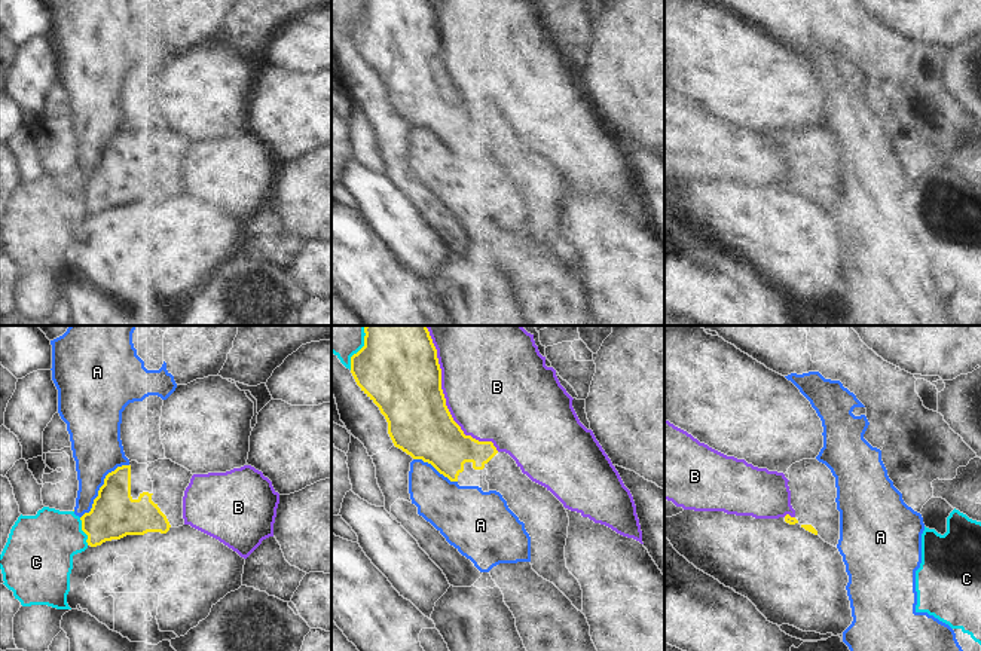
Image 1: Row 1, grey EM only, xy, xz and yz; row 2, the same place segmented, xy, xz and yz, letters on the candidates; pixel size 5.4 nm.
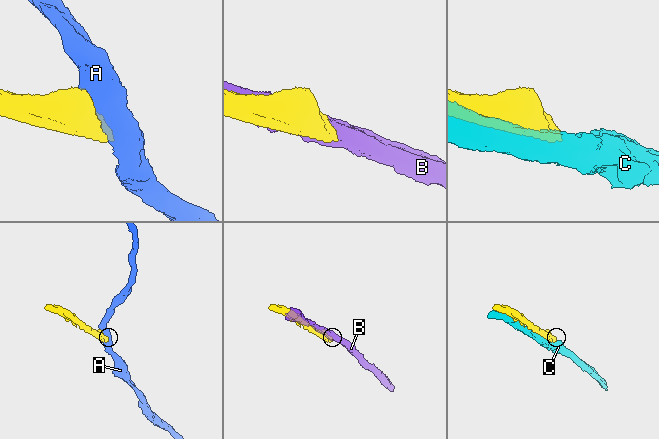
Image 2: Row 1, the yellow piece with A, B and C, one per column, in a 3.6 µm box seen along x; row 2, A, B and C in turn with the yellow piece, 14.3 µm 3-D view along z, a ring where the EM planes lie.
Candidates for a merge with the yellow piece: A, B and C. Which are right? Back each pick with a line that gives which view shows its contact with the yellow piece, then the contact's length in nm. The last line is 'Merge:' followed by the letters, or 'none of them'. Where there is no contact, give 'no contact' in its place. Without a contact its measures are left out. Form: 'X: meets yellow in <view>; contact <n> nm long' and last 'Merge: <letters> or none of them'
Merge: none of them

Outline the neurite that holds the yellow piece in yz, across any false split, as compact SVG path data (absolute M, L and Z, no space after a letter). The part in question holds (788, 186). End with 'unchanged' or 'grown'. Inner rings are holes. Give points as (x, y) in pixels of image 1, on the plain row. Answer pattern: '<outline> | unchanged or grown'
M803 126L788 138L791 172L795 183L785 183L789 192L800 190L806 198L819 202L825 210L837 214L840 207L840 178L837 177L835 144L818 126Z | grown

